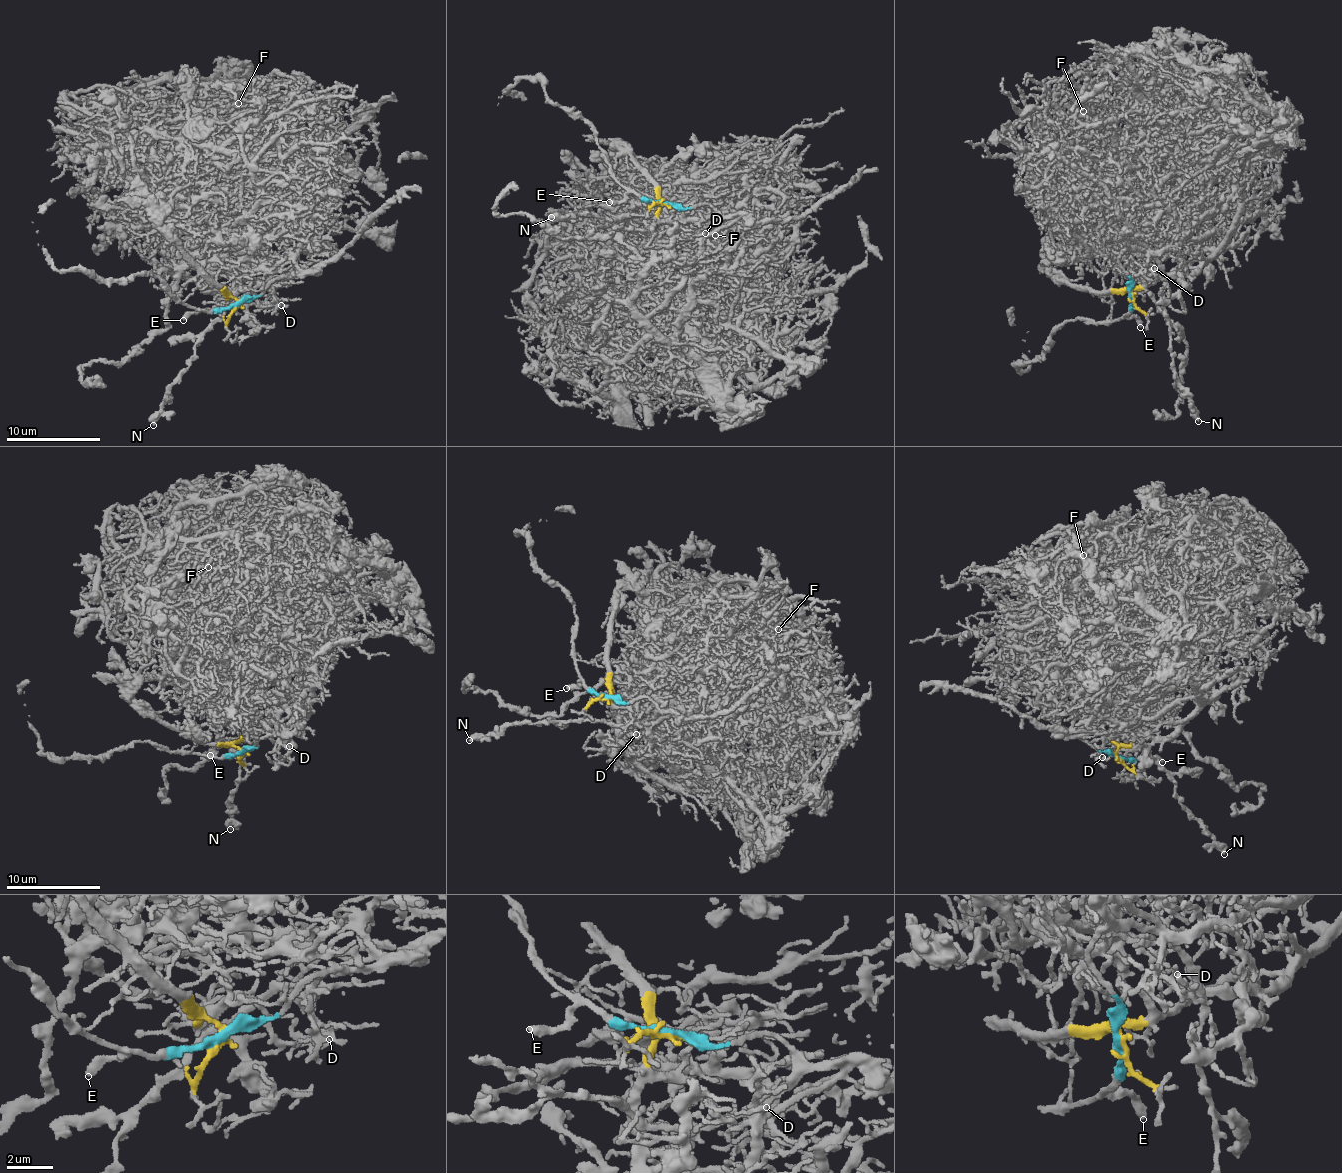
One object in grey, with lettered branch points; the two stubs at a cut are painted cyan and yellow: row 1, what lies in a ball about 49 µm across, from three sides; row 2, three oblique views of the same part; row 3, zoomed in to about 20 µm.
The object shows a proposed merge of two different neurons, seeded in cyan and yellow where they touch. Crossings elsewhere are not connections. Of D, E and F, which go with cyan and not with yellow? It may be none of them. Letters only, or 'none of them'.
E

